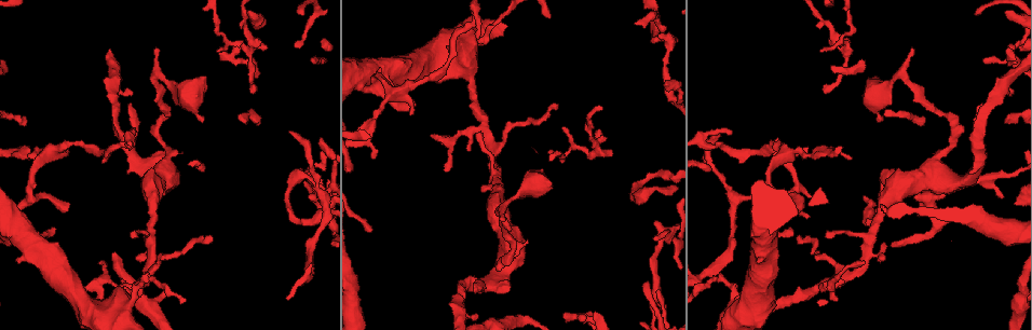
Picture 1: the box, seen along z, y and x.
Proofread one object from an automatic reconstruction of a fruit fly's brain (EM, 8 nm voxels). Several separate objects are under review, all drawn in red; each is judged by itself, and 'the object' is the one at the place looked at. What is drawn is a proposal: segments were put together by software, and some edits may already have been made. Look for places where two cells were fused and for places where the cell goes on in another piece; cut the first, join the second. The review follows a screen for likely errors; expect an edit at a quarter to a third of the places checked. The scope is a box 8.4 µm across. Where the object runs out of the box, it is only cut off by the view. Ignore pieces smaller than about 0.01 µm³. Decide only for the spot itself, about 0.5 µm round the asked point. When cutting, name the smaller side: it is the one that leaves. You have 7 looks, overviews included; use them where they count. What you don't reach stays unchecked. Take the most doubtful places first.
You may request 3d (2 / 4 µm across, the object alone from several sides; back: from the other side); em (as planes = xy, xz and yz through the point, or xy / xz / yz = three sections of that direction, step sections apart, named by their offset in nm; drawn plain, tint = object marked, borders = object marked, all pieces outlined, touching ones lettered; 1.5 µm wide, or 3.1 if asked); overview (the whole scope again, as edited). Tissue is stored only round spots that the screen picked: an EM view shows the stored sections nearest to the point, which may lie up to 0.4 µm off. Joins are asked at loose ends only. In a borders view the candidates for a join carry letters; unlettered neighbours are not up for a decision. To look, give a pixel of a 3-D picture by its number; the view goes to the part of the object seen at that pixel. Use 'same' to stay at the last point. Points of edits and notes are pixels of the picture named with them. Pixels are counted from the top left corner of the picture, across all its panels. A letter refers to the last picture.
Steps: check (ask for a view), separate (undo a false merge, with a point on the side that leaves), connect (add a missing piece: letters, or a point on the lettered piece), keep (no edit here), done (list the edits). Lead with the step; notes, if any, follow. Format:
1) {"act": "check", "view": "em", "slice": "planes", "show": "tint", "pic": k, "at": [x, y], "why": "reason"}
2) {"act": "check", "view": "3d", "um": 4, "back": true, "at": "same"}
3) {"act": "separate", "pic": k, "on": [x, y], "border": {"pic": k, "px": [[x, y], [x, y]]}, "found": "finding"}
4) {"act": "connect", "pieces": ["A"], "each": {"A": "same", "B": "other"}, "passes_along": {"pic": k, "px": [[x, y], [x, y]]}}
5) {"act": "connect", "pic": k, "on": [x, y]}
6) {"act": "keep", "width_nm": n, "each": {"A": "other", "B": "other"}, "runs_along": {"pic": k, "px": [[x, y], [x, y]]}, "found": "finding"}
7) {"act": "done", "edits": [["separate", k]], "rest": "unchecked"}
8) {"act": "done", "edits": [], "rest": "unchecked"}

{"act": "check", "view": "em", "slice": "xz", "step": 8, "show": "tint", "pic": 1, "at": [217, 52], "why": "tapers out"}

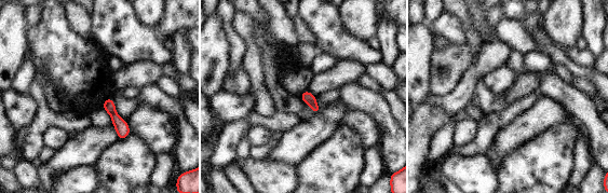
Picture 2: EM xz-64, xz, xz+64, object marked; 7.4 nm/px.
{"act": "check", "view": "em", "slice": "xz", "step": 8, "show": "borders", "at": "same", "why": "what lies round it"}

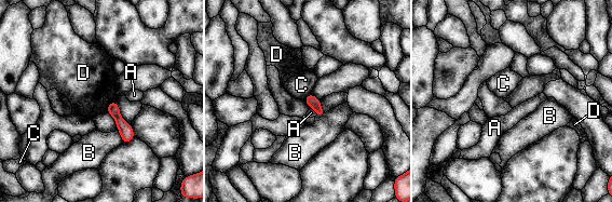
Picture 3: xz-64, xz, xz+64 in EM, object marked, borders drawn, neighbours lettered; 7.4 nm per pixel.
{"act": "keep", "longest_contact_nm": ["D", 120], "each": {"A": "other", "B": "other", "C": "other", "D": "other"}, "runs_along": {"pic": 3, "px": [[113, 104], [125, 140]]}, "found": "none of them fits"}

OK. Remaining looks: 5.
{"act": "check", "view": "3d", "um": 4, "back": true, "pic": 1, "at": [158, 130]}

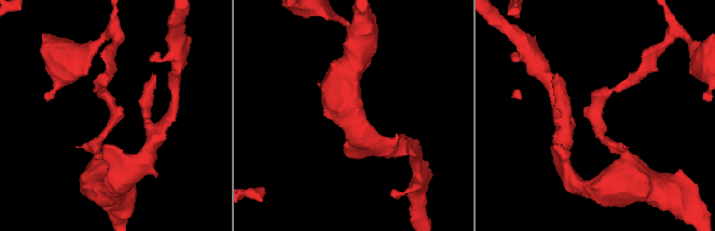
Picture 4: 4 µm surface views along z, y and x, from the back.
{"act": "check", "view": "em", "slice": "yz", "step": 4, "show": "borders", "pic": 4, "at": [596, 111], "why": "shape alone is not enough"}

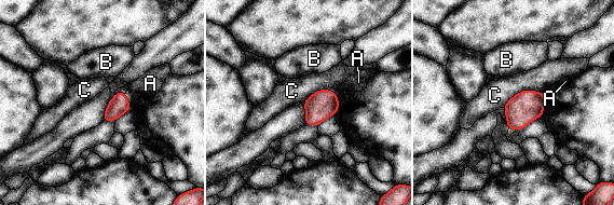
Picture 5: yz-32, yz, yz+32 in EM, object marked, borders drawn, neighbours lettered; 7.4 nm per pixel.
{"act": "keep", "width_nm": 140, "each": {"A": "other", "B": "other", "C": "other"}, "border": {"pic": 5, "px": [[544, 92], [521, 90], [502, 107]]}, "found": "one cell here"}

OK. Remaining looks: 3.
{"act": "check", "view": "em", "slice": "planes", "show": "borders", "pic": 1, "at": [852, 158], "why": "tapers out"}

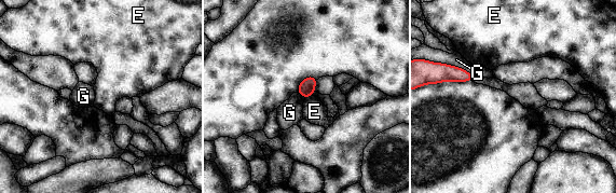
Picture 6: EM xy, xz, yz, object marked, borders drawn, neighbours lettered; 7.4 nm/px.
{"act": "keep", "each": {"E": "other", "G": "other"}, "border": {"pic": 6, "px": [[312, 95], [305, 98]]}, "found": "no lettered piece goes on from it"}

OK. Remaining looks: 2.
{"act": "done", "edits": [], "rest": "unchecked"}

